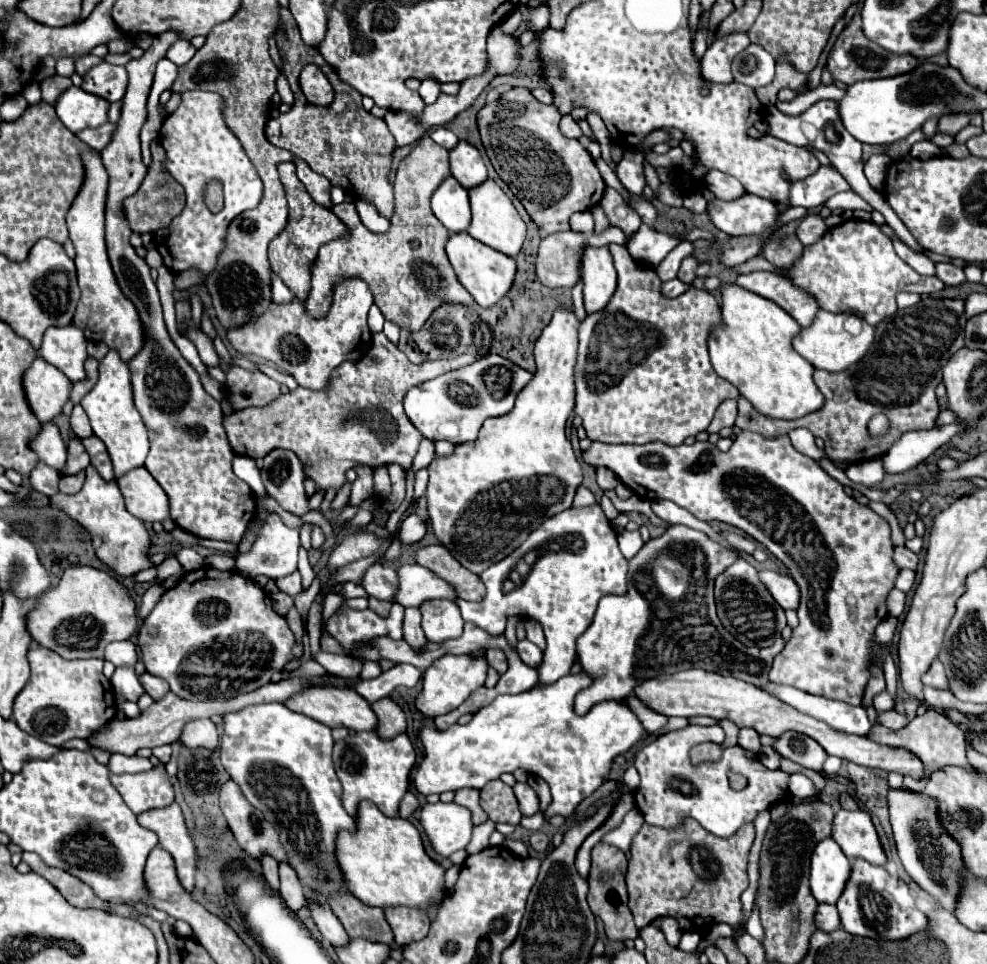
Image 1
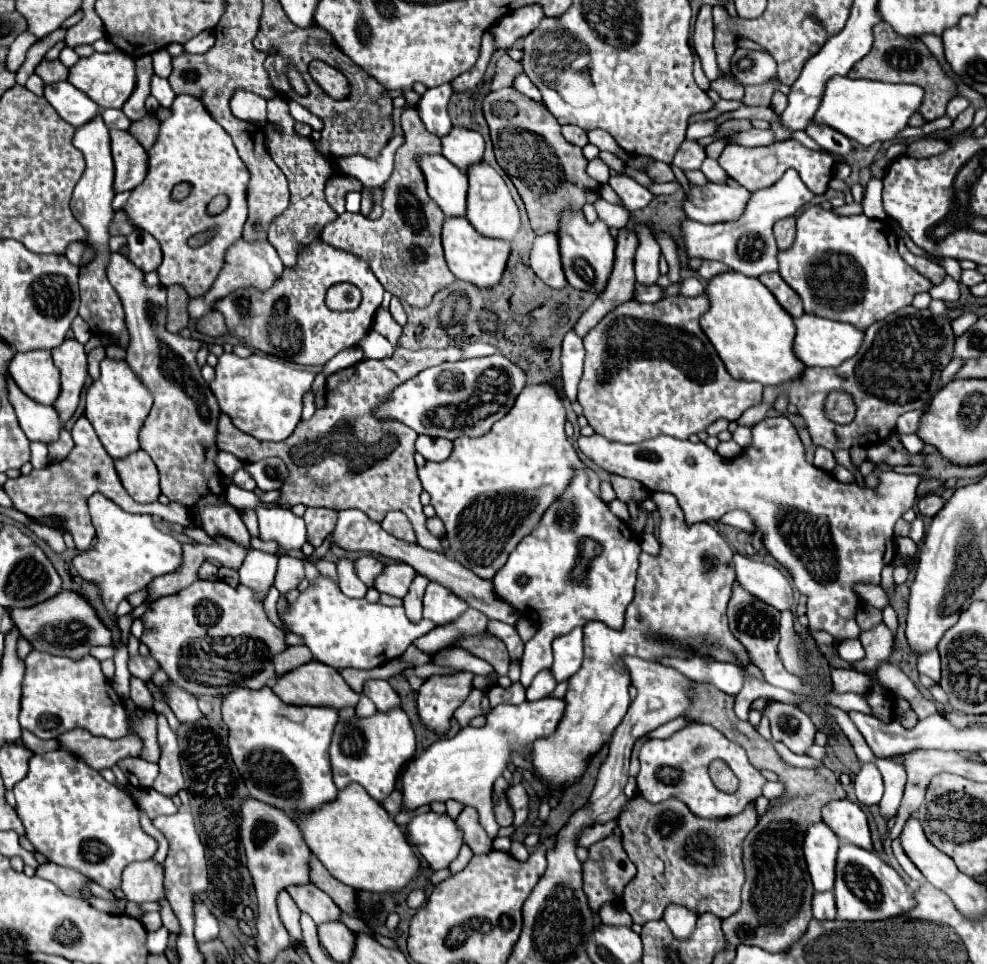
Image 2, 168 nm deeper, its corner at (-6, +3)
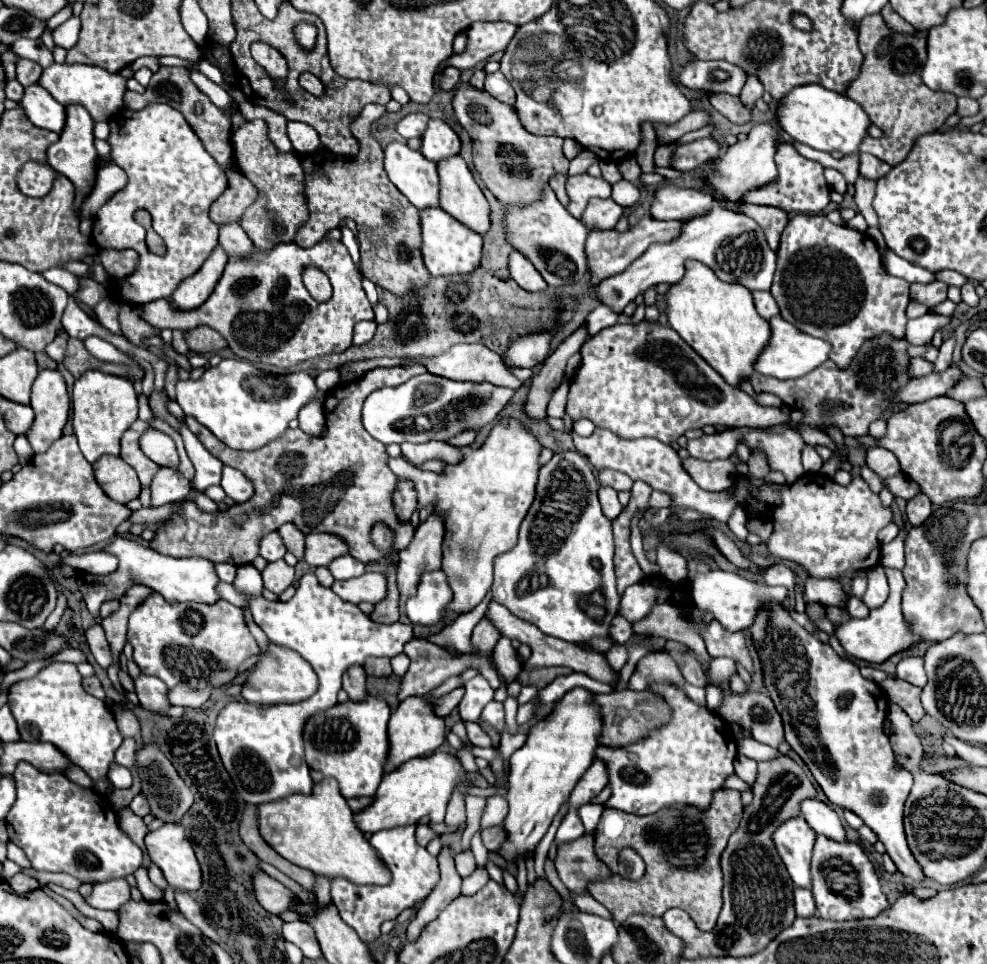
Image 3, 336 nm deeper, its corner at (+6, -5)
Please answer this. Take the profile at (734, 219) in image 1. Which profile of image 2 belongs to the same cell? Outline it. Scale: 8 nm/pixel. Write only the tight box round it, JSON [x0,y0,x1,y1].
[682,182,750,224]

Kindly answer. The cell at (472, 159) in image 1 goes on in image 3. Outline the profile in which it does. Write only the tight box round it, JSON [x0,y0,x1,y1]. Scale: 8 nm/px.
[420,118,460,164]

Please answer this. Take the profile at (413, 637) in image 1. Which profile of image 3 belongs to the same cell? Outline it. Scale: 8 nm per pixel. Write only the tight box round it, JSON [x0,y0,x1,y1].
[396,516,444,616]

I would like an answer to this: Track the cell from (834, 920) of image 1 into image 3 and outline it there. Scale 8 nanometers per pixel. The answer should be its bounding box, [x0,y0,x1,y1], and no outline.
[794,888,816,918]

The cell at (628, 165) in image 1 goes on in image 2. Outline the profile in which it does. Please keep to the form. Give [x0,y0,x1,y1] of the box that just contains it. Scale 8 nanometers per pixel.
[608,174,652,212]

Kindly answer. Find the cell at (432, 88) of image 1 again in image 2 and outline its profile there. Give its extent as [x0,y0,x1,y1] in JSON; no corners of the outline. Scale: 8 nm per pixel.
[416,82,452,136]

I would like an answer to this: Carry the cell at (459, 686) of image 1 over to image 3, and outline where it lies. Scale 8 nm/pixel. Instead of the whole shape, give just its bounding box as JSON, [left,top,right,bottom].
[386,696,444,772]

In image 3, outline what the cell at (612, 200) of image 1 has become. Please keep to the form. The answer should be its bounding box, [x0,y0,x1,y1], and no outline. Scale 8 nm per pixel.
[526,324,584,418]

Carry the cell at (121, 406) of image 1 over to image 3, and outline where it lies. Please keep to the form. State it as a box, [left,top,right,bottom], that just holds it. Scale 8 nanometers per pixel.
[72,370,138,464]

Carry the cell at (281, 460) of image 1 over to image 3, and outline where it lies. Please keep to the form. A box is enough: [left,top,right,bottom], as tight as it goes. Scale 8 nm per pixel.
[220,466,254,502]

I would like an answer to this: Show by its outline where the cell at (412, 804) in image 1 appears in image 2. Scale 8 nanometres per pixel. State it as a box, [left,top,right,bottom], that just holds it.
[380,790,402,816]

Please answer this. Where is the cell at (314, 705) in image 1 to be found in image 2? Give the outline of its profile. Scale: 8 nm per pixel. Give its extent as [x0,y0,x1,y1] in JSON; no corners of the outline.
[272,660,358,708]

